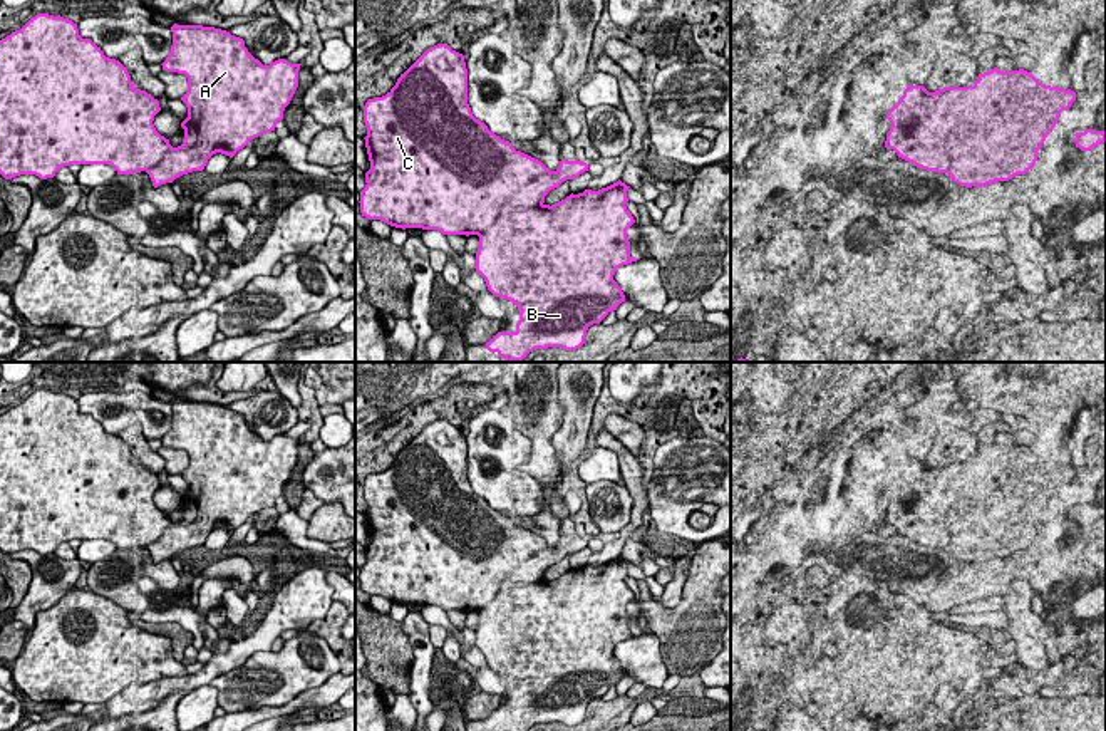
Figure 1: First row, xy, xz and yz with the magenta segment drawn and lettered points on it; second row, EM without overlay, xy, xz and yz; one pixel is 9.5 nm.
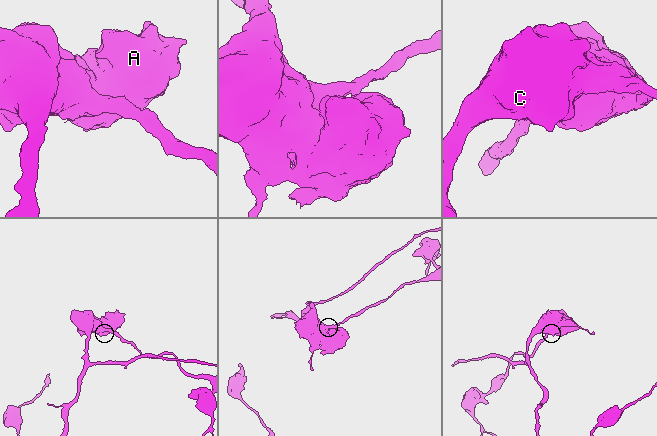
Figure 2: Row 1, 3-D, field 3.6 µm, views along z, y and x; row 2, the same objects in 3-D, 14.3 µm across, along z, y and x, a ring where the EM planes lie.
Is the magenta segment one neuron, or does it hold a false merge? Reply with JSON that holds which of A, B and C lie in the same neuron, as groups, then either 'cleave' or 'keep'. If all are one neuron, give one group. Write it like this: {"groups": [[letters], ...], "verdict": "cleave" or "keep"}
{"groups": [["A", "B", "C"]], "verdict": "keep"}

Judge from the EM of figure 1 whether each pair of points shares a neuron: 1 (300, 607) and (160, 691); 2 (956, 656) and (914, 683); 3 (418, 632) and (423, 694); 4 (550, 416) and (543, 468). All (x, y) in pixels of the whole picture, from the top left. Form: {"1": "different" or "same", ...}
{"1": "same", "2": "same", "3": "same", "4": "same"}

